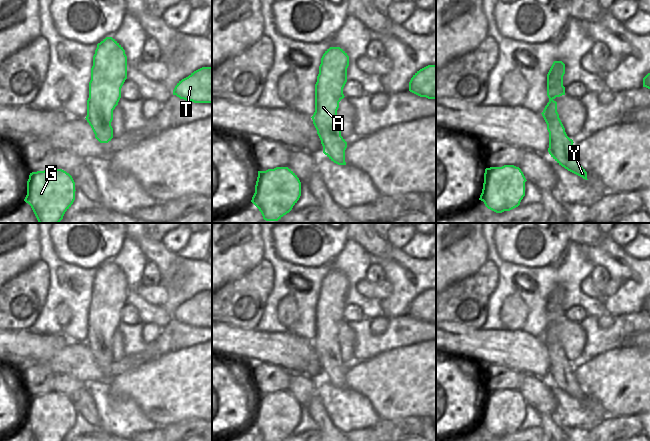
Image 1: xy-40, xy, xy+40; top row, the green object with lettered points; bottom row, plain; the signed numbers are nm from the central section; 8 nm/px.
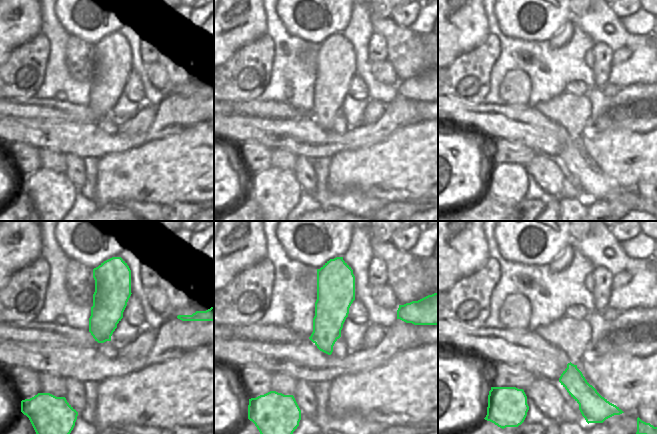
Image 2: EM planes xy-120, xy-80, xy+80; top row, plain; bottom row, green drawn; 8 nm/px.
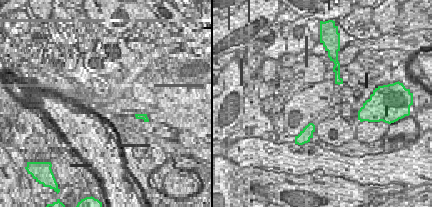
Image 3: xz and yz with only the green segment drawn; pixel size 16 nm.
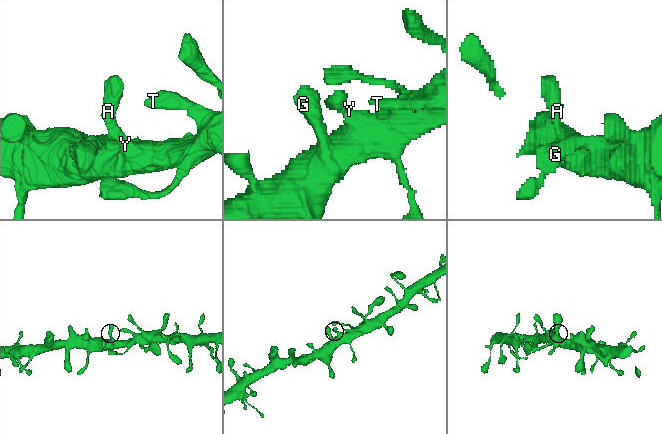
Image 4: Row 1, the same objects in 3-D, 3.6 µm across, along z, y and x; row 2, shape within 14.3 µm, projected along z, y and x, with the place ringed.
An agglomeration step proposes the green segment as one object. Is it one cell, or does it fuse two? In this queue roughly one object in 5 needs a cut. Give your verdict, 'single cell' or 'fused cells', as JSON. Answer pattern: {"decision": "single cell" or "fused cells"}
{"decision": "single cell"}

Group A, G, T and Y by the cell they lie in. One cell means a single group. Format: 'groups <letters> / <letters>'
groups A G T Y

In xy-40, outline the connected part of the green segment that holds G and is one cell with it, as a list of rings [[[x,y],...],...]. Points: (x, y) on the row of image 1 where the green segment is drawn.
[[[52,167],[44,171],[30,173],[24,201],[31,206],[39,223],[59,223],[73,204],[75,191],[75,182],[72,176],[62,169]]]

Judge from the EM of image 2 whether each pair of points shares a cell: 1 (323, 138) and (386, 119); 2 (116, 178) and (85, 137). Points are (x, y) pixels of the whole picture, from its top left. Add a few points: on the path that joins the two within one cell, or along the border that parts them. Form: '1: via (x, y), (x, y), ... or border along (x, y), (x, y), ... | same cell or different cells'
1: via (339, 140), (352, 140), (370, 134) | same cell
2: border along (123, 151), (104, 154), (98, 158) | different cells

